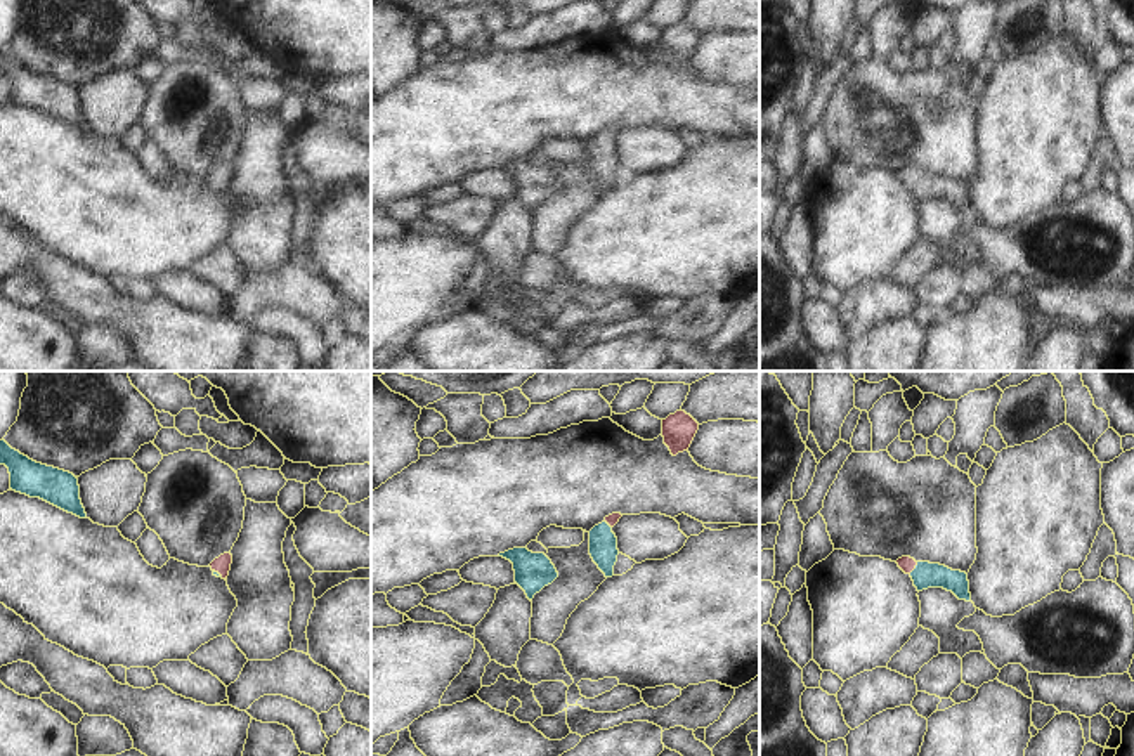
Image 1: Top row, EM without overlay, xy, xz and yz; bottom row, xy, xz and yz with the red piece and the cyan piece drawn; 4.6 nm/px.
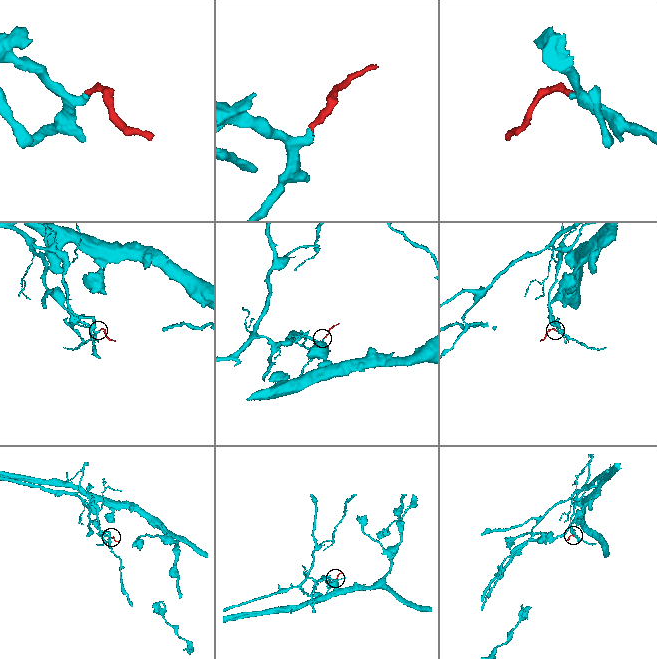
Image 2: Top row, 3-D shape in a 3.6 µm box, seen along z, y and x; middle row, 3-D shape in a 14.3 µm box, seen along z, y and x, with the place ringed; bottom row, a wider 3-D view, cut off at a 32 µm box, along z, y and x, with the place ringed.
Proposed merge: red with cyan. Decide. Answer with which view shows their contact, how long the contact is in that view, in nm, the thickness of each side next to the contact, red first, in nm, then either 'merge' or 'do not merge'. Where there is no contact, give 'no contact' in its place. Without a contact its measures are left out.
contact in yz; length 70 nm; calibres 70 and 120 nm; merge

